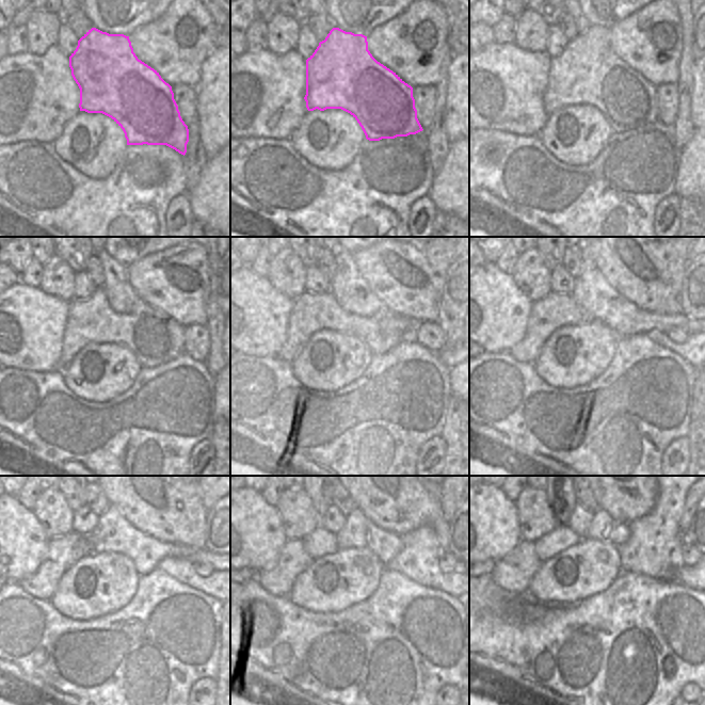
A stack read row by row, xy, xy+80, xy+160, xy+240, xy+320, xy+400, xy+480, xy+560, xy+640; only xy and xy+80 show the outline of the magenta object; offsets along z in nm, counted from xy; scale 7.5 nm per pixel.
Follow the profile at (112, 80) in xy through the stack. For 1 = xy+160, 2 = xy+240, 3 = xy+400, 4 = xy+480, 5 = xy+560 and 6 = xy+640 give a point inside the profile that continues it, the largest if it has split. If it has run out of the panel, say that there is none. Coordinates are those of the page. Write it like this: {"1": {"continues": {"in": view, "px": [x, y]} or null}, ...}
{"1": {"continues": {"in": "xy+160", "px": [587, 73]}}, "2": {"continues": {"in": "xy+240", "px": [154, 338]}}, "3": {"continues": {"in": "xy+400", "px": [554, 310]}}, "4": {"continues": {"in": "xy+480", "px": [63, 551]}}, "5": {"continues": {"in": "xy+560", "px": [277, 579]}}, "6": {"continues": {"in": "xy+640", "px": [513, 573]}}}

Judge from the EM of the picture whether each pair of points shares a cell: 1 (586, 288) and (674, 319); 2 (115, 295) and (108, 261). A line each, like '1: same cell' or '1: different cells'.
1: same cell
2: same cell

